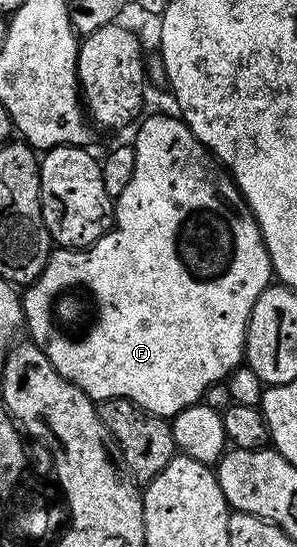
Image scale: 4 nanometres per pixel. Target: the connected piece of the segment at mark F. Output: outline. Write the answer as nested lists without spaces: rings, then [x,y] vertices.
[[[153,113],[145,122],[136,126],[137,138],[131,141],[135,151],[135,171],[131,183],[127,183],[123,195],[115,198],[115,224],[109,232],[87,249],[54,248],[49,255],[47,267],[23,293],[23,325],[33,344],[39,346],[43,355],[51,359],[51,367],[63,375],[75,387],[79,387],[94,402],[100,403],[112,397],[134,401],[156,417],[172,419],[179,411],[198,404],[212,384],[224,382],[229,374],[242,364],[245,356],[245,332],[249,316],[255,307],[255,299],[271,283],[269,252],[257,220],[249,210],[244,195],[237,189],[232,177],[219,164],[216,157],[193,134],[180,116],[168,117],[165,113]]]

